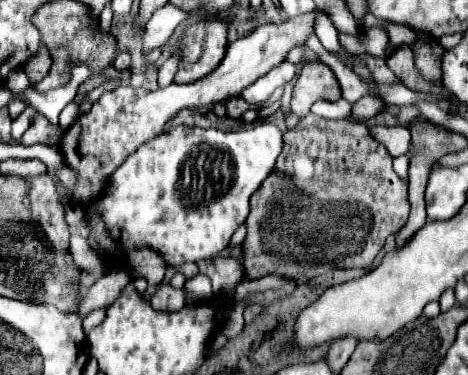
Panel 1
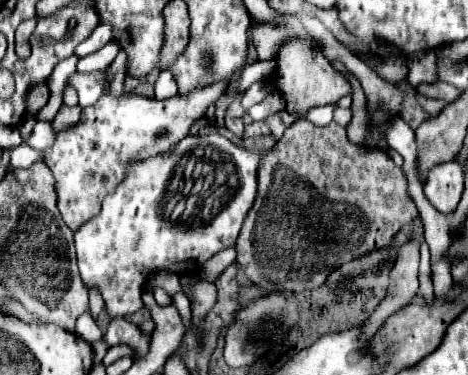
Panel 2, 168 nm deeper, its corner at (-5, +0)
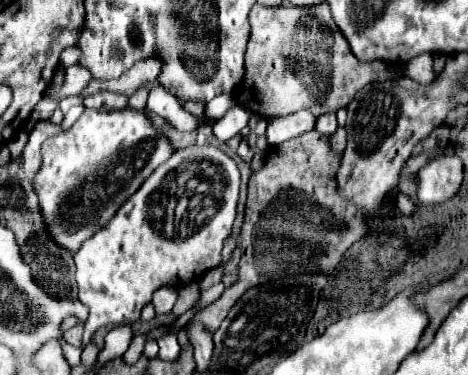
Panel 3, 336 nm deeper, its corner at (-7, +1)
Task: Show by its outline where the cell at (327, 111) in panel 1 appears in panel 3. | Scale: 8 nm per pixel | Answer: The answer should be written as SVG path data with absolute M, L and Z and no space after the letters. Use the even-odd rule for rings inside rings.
M299 110L295 114L283 116L283 118L273 118L267 124L267 140L271 146L281 144L307 130L313 130L315 122L317 122L317 116L313 116L309 110Z

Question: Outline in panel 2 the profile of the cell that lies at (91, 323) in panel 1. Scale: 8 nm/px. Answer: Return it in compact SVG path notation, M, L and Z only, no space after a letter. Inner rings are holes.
M187 135L183 141L179 141L173 151L169 153L163 153L163 155L157 155L157 157L151 157L151 159L145 159L145 161L135 161L127 167L127 177L125 181L109 195L105 197L103 201L103 209L97 217L93 217L89 223L85 223L77 233L75 233L75 249L77 249L77 261L79 261L79 273L81 273L81 279L86 285L87 289L97 289L105 301L105 311L111 315L111 317L127 317L127 315L133 315L137 313L141 307L143 307L143 301L141 301L141 293L143 293L143 283L137 283L137 275L135 271L139 273L153 273L153 271L171 271L171 273L177 273L177 275L189 275L189 273L195 273L199 271L207 259L211 259L215 253L227 249L227 247L235 247L235 241L237 241L237 235L241 231L241 225L243 225L243 219L247 215L247 211L253 207L253 199L255 199L255 193L257 193L257 165L259 161L263 159L263 155L259 155L257 151L247 151L243 147L237 147L233 145L229 139L221 137L221 135Z

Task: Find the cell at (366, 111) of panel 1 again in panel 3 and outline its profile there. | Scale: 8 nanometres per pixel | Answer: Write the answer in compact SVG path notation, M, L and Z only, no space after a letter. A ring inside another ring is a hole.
M327 112L327 114L319 116L317 124L315 124L315 130L331 136L337 130L337 116L335 116L335 112Z

